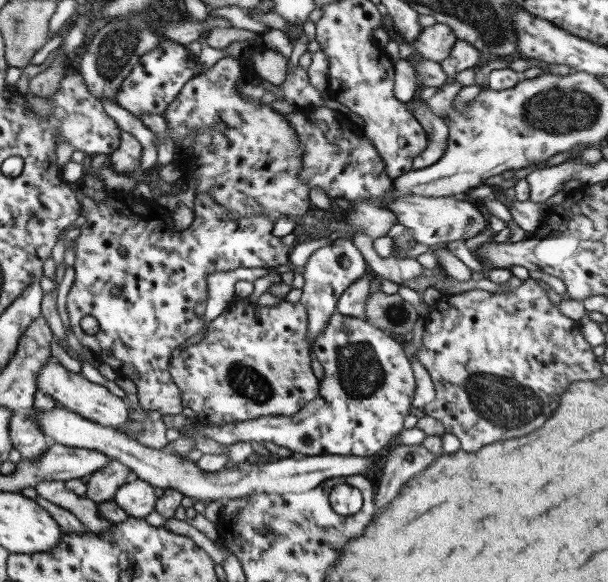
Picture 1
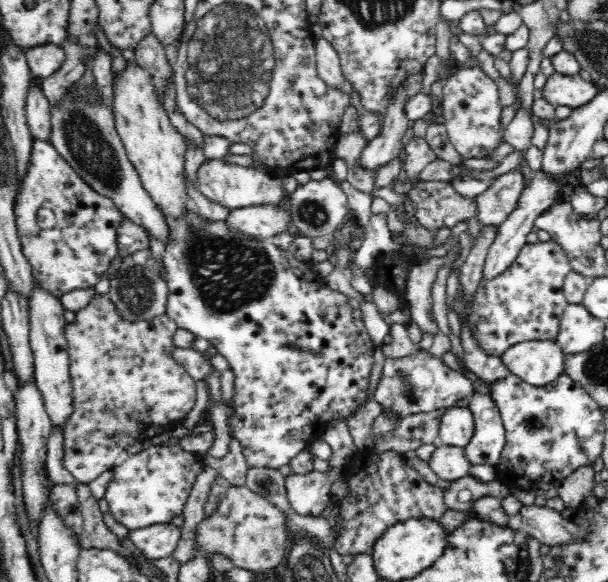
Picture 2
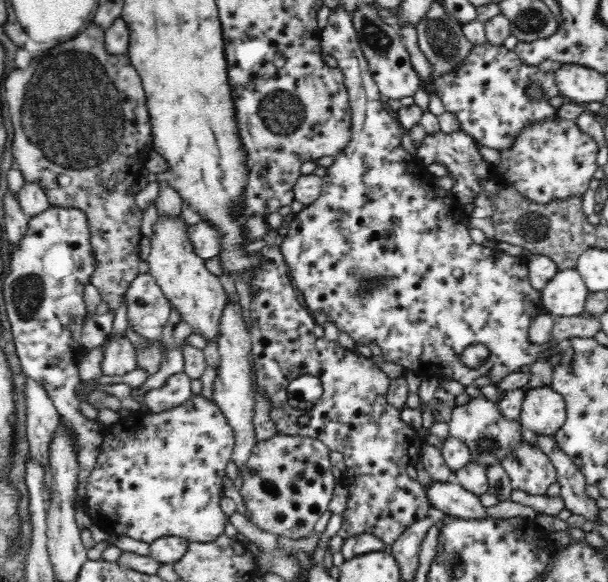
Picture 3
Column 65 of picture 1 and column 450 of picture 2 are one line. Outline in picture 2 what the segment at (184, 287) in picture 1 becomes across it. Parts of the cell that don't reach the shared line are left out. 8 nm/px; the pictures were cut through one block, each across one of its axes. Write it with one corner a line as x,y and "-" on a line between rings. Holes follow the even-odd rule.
550,239
546,242
526,243
504,272
491,279
482,277
469,297
466,297
464,289
459,287
450,304
447,304
447,308
454,311
458,322
469,330
471,337
486,356
502,358
502,354
508,348
522,342
534,342
534,340
557,342
560,320
568,303
563,293
563,282
566,273
571,270
573,269
566,251
556,241

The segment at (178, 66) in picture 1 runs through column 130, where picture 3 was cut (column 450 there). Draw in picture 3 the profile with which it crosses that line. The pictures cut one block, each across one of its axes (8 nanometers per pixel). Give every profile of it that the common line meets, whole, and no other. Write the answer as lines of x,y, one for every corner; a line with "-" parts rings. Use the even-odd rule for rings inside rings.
488,42
474,45
456,69
434,81
432,91
442,100
445,111
457,117
459,130
482,146
497,151
508,148
514,142
514,136
530,122
554,117
557,110
550,106
549,100
559,96
554,73
542,74
540,68
523,64
514,50
-
533,82
543,84
546,92
543,101
531,103
527,100
526,86

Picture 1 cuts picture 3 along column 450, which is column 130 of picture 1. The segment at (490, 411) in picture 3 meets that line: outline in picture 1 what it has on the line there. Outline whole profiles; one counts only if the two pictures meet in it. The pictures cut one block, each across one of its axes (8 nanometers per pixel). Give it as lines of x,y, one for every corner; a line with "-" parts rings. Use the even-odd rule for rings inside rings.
50,359
39,370
36,376
36,390
51,396
55,402
60,402
63,407
87,420
100,424
101,426
113,427
119,426
126,428
126,434
132,438
140,432
140,427
147,425
146,422
136,423
129,420
128,407
123,403
122,398
114,396
102,385
87,381
79,373
71,373
62,367
56,359

